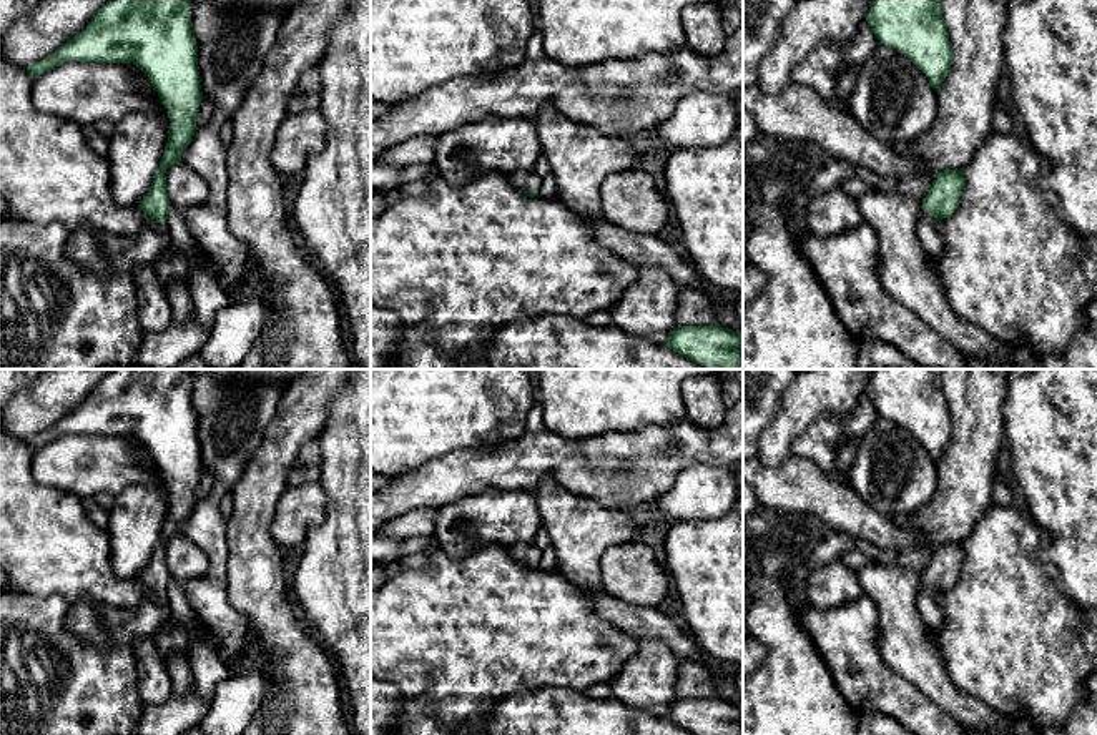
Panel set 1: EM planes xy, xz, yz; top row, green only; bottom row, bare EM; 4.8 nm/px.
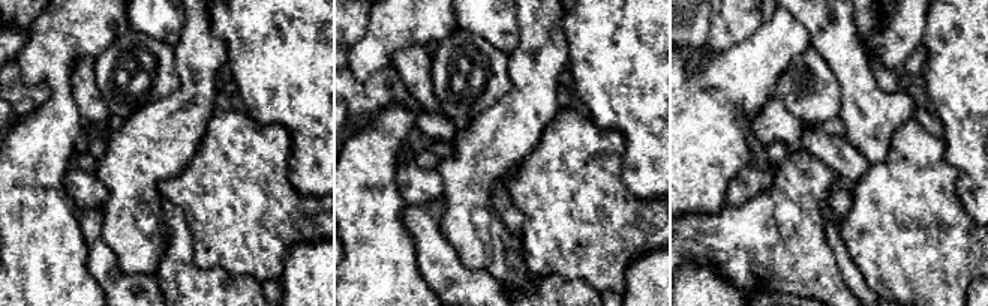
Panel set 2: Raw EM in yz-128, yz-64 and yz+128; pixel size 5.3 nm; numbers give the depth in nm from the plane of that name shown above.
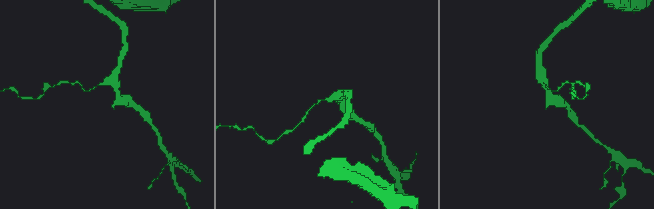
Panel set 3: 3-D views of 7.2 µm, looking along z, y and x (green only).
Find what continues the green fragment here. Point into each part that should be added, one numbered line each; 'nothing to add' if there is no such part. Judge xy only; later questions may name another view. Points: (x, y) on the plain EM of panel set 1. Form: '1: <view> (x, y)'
1: xy (52, 682)

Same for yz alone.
1: yz (928, 602)

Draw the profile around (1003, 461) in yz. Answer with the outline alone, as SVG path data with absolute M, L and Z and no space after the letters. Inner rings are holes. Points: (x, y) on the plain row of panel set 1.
M1004 444L996 457L996 477L1011 479L1011 452Z

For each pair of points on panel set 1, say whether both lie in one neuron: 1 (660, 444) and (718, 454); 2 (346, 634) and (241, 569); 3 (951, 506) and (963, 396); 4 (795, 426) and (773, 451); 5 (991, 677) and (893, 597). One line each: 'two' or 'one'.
1: one
2: two
3: one
4: one
5: two

